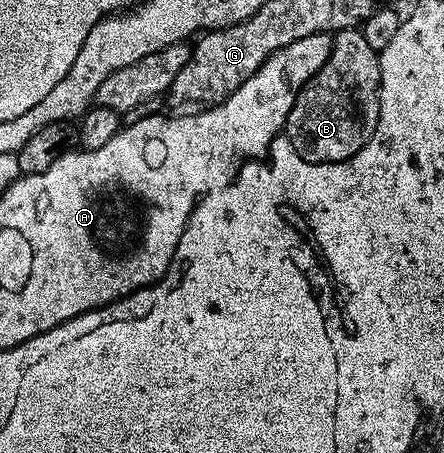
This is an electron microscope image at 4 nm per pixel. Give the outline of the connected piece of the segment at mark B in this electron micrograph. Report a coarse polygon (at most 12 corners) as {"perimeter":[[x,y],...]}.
{"perimeter":[[334,34],[285,136],[313,164],[344,161],[379,122],[379,53]]}

